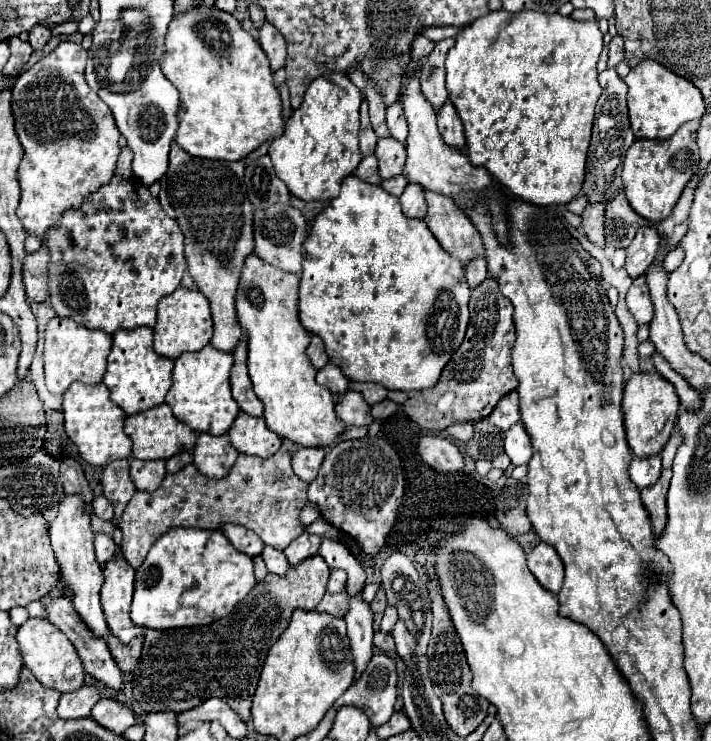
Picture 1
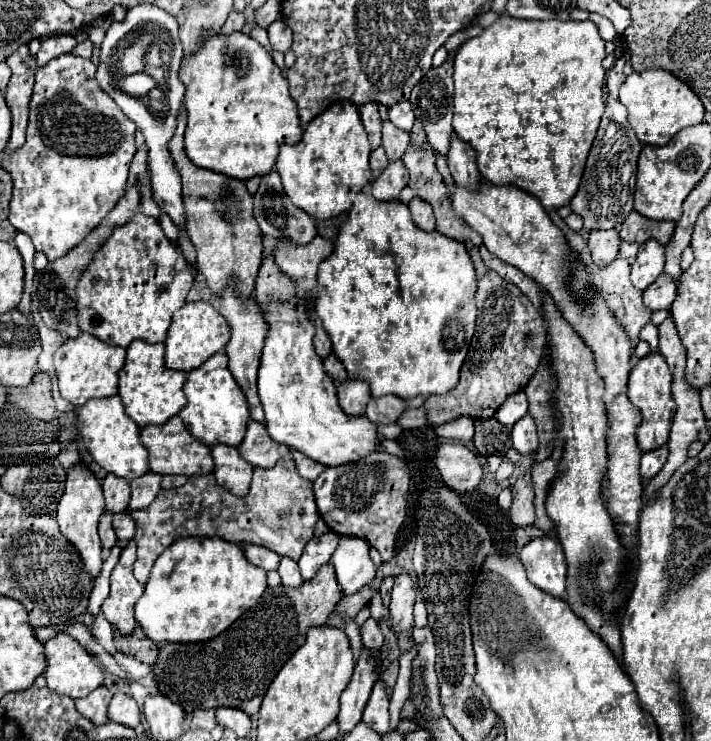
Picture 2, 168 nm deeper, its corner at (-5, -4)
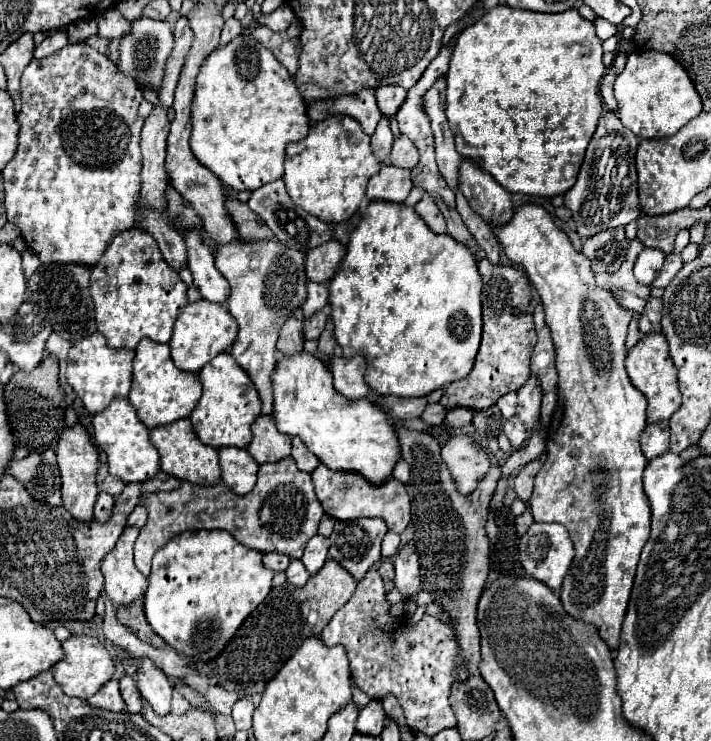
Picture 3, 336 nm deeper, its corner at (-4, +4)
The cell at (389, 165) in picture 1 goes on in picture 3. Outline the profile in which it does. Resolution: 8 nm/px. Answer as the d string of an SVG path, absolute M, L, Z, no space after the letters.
M383 165L381 171L369 179L367 199L403 203L411 191L411 187L413 187L413 183L409 177L409 169L401 169L395 165Z

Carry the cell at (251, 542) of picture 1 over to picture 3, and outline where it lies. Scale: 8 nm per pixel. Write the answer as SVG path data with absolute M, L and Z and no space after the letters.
M265 553L263 555L263 565L271 571L285 571L289 565L289 557L281 555L281 553Z

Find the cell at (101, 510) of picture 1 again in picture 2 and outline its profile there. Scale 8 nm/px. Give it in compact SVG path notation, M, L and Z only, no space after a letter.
M124 511L124 513L116 513L112 525L114 525L116 537L118 537L122 543L130 541L130 539L134 537L134 533L136 533L136 525L134 525L132 517L130 517L126 511Z

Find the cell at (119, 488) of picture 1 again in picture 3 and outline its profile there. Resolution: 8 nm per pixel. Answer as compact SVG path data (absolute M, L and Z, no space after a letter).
M101 465L99 467L99 473L97 473L97 487L99 487L99 491L105 491L105 493L117 497L125 489L125 483L119 481L117 477L109 475L107 465Z

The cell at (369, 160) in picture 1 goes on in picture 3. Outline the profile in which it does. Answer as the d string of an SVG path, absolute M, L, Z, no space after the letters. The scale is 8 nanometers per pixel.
M383 117L383 121L377 125L375 133L371 135L371 149L373 149L373 155L377 157L379 163L383 163L389 157L391 143L393 143L393 133L389 129L387 117Z

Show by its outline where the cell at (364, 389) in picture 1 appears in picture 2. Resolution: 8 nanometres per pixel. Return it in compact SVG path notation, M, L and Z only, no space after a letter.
M386 395L378 399L372 397L366 407L366 417L372 423L388 425L388 423L396 423L404 411L406 411L406 403L400 397L394 397L394 395Z

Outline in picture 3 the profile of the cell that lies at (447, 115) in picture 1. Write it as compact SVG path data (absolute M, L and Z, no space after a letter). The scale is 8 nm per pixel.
M465 157L459 165L459 189L485 221L509 221L509 213L513 211L511 193Z

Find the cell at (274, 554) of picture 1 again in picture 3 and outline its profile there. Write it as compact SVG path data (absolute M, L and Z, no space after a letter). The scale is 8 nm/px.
M291 559L285 575L287 575L287 581L295 587L303 587L309 579L309 571L303 567L303 563L299 559Z

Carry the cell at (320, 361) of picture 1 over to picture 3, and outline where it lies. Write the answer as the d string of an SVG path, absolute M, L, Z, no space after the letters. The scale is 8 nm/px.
M327 309L317 311L317 313L315 313L311 319L307 319L305 325L303 325L305 337L307 337L307 339L317 339L317 337L323 333L325 323L327 323Z

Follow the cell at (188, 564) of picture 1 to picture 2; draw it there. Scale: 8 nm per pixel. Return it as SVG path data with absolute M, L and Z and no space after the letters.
M188 537L188 539L178 539L156 559L156 563L152 567L152 573L150 573L150 579L146 583L146 591L144 591L144 595L136 603L136 621L142 627L144 635L150 641L156 641L156 643L162 643L162 641L164 643L202 643L202 641L210 641L210 639L218 637L222 631L226 631L242 613L246 613L250 607L254 607L256 601L266 591L266 587L268 587L266 585L266 571L258 569L256 565L252 565L244 557L244 551L242 551L240 545L234 545L234 543L228 543L228 541L220 541L220 537Z

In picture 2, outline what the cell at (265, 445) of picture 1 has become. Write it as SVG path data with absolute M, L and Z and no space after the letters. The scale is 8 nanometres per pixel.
M250 421L246 437L244 437L242 445L238 447L238 451L250 465L270 469L276 465L278 459L282 459L290 451L290 447L272 441L264 423Z

